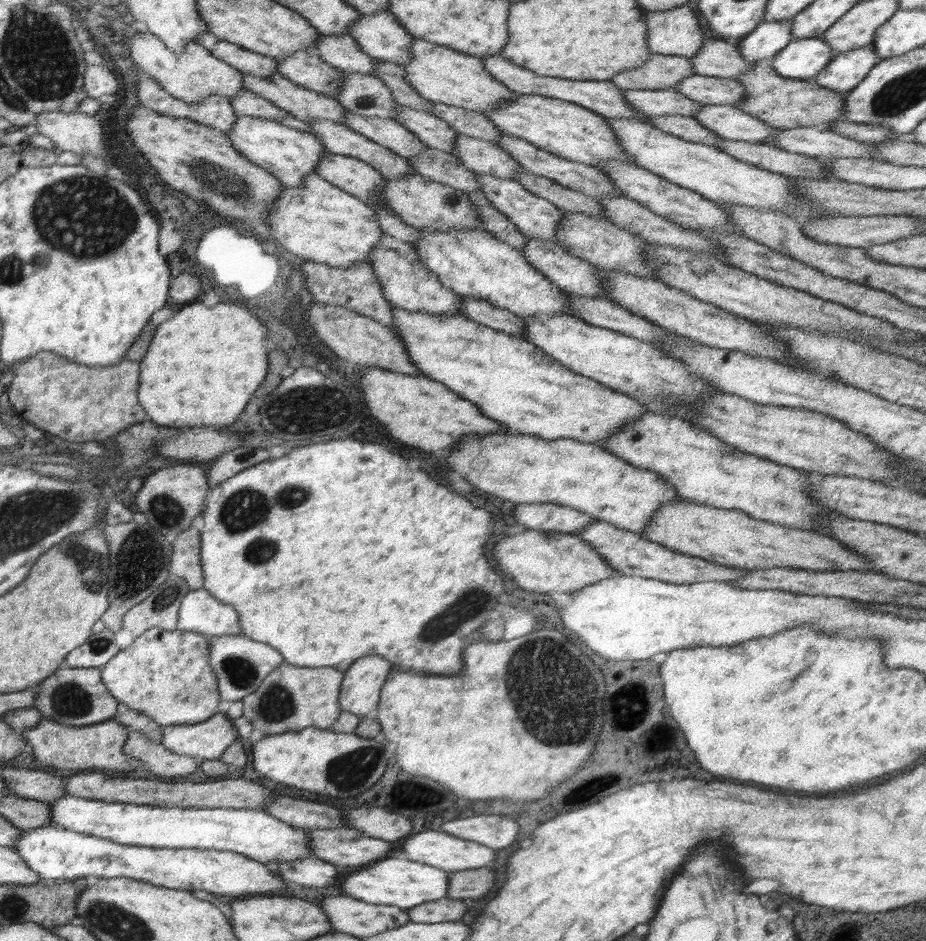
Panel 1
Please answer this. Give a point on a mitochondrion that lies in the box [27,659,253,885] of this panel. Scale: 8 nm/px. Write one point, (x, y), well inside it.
(68, 699)

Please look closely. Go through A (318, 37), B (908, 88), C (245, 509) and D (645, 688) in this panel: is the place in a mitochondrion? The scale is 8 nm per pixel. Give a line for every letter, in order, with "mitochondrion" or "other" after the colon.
A: other
B: mitochondrion
C: mitochondrion
D: other

